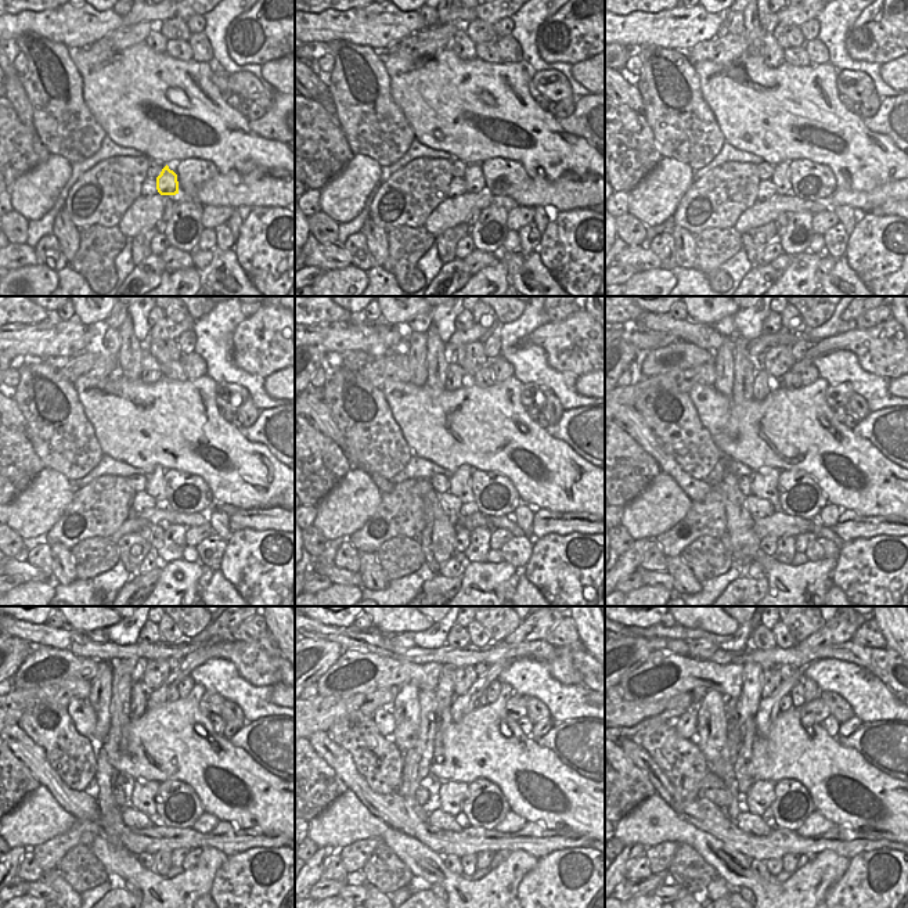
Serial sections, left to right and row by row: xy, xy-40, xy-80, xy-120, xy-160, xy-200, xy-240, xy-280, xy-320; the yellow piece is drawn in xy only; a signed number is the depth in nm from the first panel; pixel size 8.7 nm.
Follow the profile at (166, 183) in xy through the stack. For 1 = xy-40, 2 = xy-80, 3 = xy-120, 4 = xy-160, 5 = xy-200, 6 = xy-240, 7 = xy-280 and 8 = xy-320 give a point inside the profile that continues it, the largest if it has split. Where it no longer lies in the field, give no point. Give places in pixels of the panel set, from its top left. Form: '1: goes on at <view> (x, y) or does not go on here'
1: goes on at xy-40 (474, 177)
2: goes on at xy-80 (781, 175)
3: goes on at xy-120 (154, 486)
4: goes on at xy-160 (460, 480)
5: goes on at xy-200 (764, 482)
6: goes on at xy-240 (143, 797)
7: goes on at xy-280 (451, 795)
8: goes on at xy-320 (760, 795)

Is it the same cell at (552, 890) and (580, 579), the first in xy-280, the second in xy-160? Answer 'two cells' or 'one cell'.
one cell

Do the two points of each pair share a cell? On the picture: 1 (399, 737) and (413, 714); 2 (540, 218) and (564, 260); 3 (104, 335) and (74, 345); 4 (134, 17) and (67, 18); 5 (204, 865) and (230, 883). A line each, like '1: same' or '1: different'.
1: same
2: different
3: different
4: same
5: different

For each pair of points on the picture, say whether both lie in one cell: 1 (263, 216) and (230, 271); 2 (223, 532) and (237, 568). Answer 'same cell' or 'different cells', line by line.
1: different cells
2: different cells

